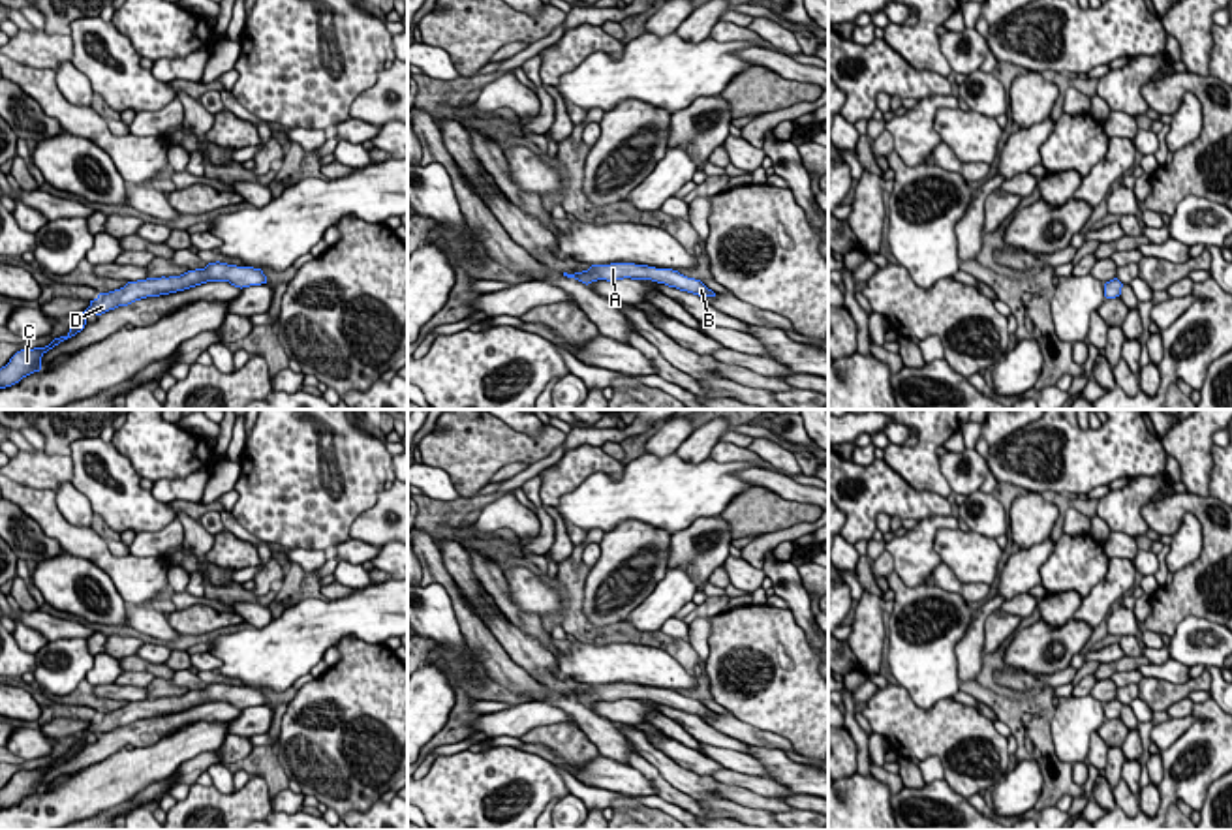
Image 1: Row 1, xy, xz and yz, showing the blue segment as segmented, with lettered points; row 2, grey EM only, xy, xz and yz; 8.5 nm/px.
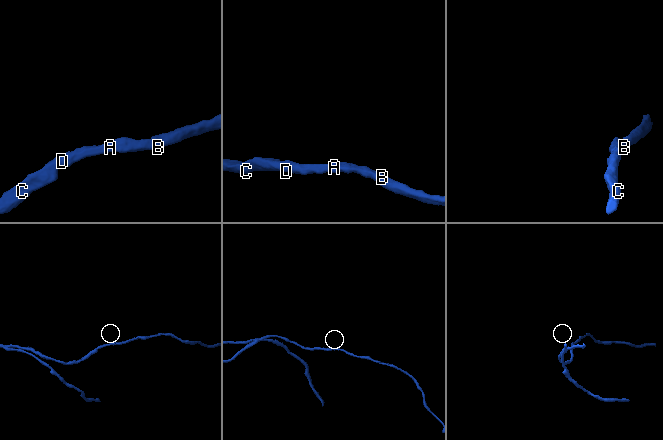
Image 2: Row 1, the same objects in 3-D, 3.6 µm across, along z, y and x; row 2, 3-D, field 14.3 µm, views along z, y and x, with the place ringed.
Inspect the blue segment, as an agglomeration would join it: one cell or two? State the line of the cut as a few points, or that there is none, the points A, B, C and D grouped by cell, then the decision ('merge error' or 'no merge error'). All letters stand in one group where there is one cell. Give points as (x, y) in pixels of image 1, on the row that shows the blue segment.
cut none; groups A B C D; no merge error

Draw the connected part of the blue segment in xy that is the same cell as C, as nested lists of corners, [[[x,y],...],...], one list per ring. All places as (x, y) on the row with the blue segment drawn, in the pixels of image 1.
[[[208,263],[205,269],[188,270],[180,276],[162,276],[162,278],[146,278],[137,282],[128,282],[124,287],[100,293],[94,300],[90,300],[90,306],[79,314],[79,321],[69,329],[66,336],[54,338],[45,347],[34,347],[34,349],[21,349],[17,351],[6,366],[0,368],[0,389],[11,387],[19,383],[23,377],[39,372],[41,370],[41,357],[58,346],[60,342],[75,336],[81,332],[86,325],[86,314],[94,312],[96,315],[101,315],[109,310],[115,310],[118,306],[128,306],[135,300],[146,299],[146,297],[160,297],[169,295],[177,291],[184,291],[207,282],[229,282],[235,287],[250,287],[250,285],[261,285],[267,284],[267,276],[261,269],[254,267],[237,267],[227,263]]]

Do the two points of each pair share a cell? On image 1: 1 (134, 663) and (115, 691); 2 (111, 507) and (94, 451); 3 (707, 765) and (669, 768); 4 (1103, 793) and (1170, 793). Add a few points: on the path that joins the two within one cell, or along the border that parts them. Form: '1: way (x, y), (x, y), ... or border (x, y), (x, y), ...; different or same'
1: way (134, 671), (123, 686); same
2: way (111, 492), (106, 464); same
3: border (646, 740), (680, 765), (710, 774), (716, 780); different
4: border (1161, 753), (1157, 810); different

